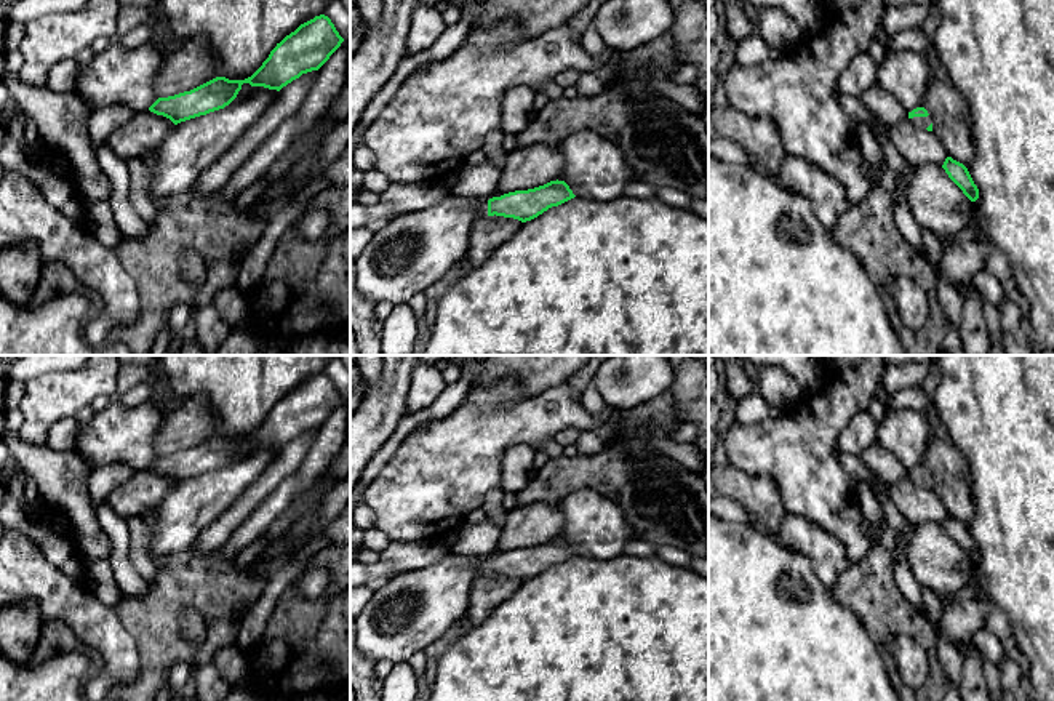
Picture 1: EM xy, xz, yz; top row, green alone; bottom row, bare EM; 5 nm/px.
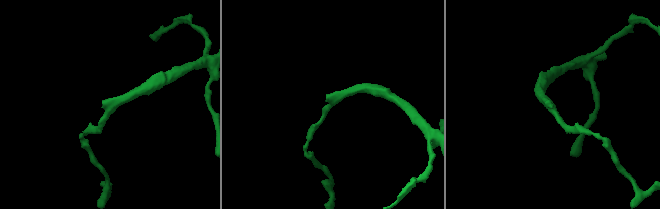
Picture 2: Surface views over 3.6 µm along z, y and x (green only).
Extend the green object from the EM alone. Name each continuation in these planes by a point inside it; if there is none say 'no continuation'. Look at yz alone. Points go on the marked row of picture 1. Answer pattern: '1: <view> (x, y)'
1: yz (922, 122)

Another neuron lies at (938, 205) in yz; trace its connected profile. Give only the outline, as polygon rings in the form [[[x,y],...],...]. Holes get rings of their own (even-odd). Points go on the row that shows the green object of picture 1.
[[[936,163],[913,170],[907,200],[918,226],[940,240],[969,227],[969,198]]]

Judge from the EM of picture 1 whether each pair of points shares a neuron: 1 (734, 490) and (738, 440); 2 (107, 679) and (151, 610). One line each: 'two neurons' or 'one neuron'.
1: two neurons
2: two neurons

